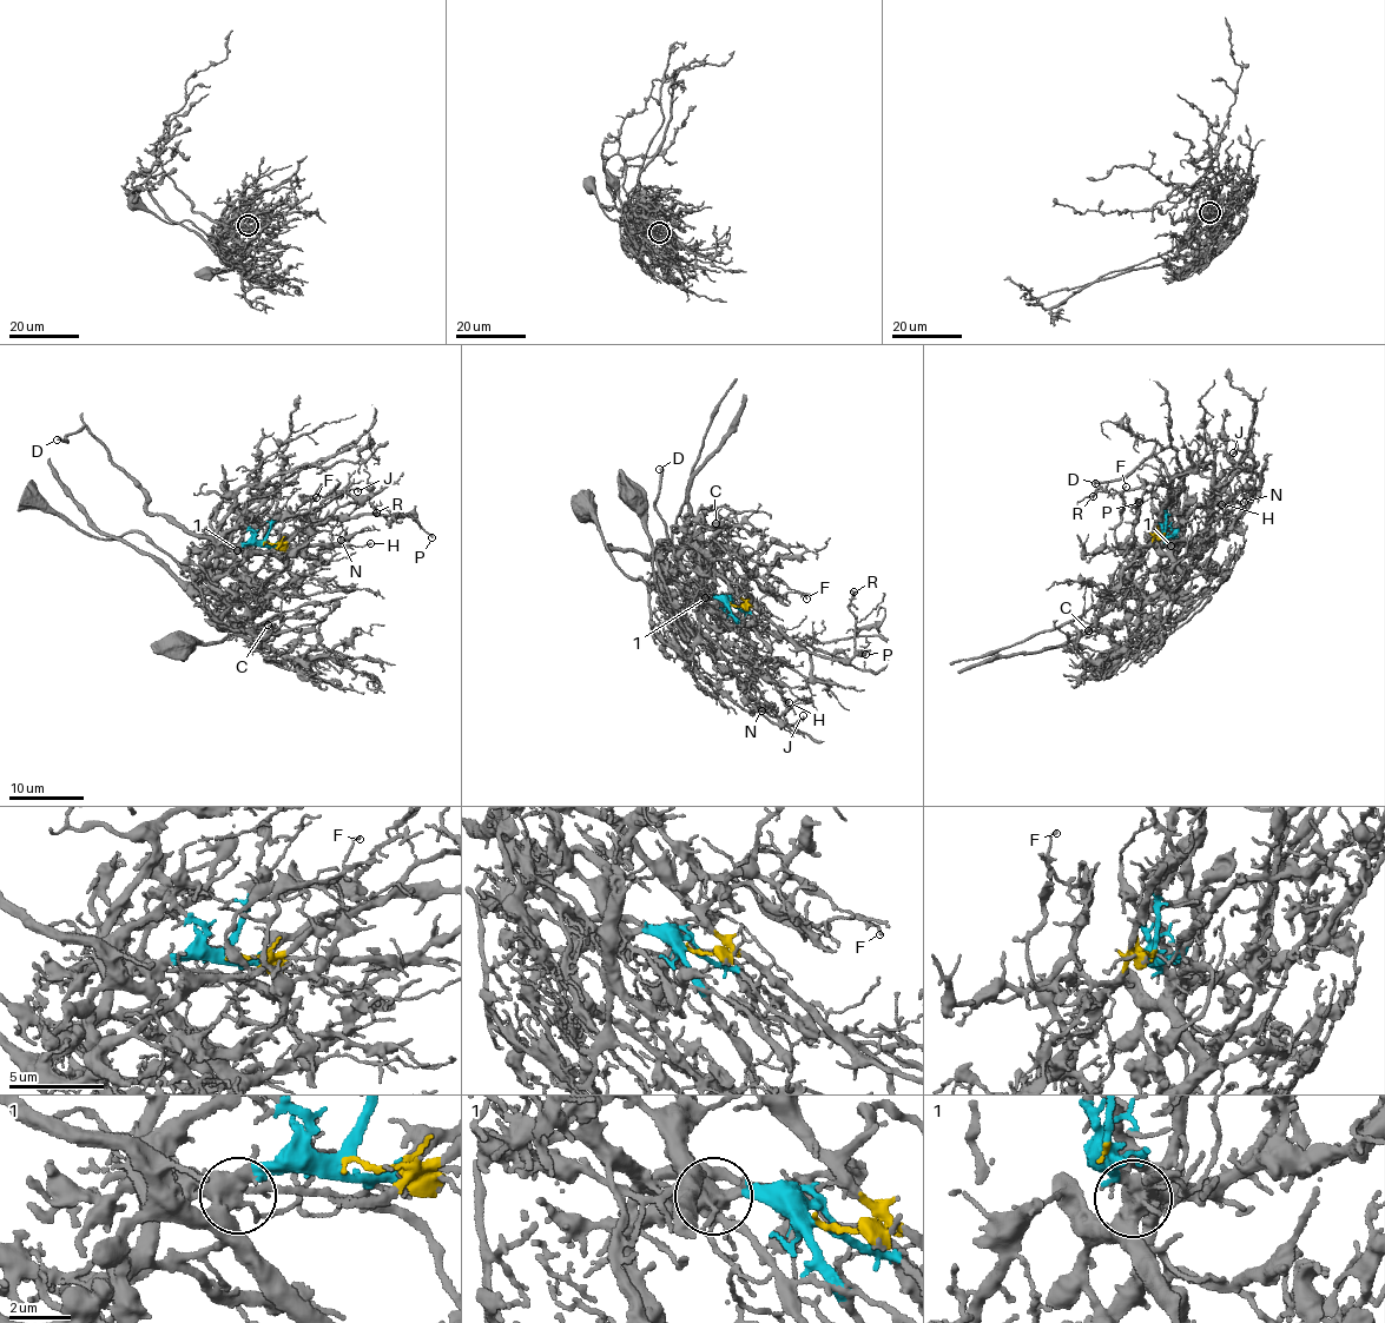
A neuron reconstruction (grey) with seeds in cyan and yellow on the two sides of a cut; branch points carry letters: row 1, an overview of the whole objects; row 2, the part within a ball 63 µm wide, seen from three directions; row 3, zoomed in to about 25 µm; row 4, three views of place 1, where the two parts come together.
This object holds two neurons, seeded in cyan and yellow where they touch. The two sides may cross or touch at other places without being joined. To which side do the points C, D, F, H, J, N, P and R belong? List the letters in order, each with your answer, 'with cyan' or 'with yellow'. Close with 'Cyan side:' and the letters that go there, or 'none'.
C: with cyan
D: with cyan
F: with yellow
H: with cyan
J: with cyan
N: with cyan
P: with yellow
R: with yellow
Cyan side: C, D, H, J, N

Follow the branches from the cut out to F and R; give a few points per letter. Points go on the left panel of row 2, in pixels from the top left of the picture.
F: (265, 541), (279, 544), (271, 550), (263, 535), (265, 528), (284, 516), (305, 514), (316, 497)
R: (265, 541), (287, 543), (332, 517), (403, 515), (375, 510), (371, 504), (377, 513)

